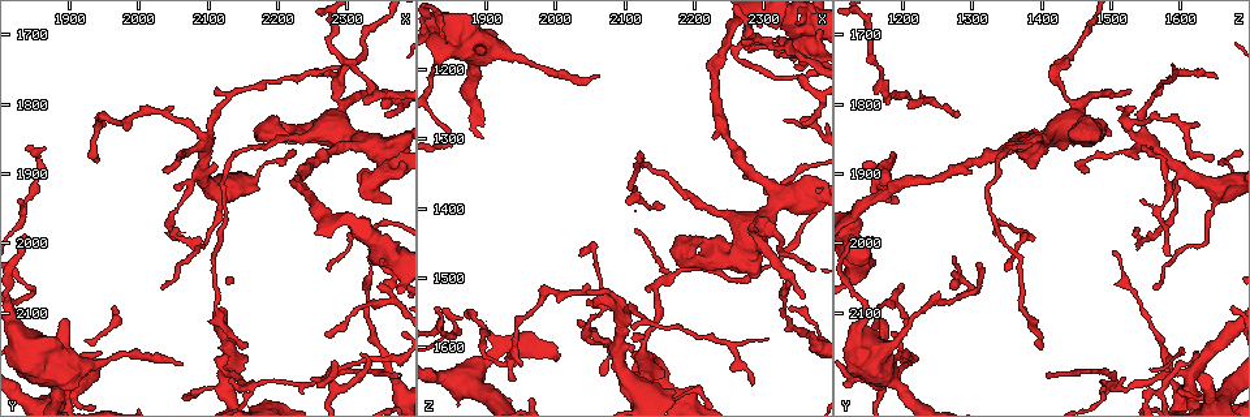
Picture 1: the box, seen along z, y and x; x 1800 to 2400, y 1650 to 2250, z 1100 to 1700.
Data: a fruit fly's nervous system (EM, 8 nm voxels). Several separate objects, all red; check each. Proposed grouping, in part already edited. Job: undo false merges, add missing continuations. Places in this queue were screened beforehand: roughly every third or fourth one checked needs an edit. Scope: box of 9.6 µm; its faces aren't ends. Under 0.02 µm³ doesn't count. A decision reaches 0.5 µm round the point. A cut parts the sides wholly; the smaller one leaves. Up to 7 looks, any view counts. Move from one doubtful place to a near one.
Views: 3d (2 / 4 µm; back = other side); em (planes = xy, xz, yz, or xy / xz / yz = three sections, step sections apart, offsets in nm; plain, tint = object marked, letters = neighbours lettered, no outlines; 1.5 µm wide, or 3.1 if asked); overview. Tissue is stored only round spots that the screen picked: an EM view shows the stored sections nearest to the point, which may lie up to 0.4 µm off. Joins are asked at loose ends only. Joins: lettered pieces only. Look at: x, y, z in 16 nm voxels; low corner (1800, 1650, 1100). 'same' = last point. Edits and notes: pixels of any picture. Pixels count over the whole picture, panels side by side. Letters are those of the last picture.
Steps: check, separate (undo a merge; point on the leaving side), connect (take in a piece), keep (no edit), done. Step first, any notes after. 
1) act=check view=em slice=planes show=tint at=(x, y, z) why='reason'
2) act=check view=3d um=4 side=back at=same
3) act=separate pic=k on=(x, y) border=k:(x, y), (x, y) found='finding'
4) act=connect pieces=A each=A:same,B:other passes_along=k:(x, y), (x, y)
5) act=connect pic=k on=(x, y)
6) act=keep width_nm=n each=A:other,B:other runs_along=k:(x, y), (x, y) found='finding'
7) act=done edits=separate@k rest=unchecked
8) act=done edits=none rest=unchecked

act=check view=em slice=xz step=4 show=letters at=(2260, 2195, 1170) why='abrupt turn'

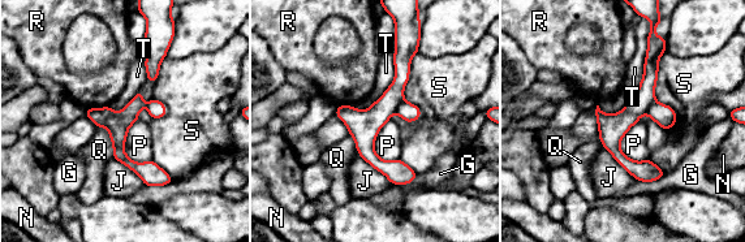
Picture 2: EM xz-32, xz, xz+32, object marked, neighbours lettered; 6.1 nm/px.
act=separate pic=2 on=(364, 125) width_nm=150 longest_contact=S:500nm each=G:other,J:other,N:other,P:other,Q:other,R:other,S:other,T:other found='two neurons meet here'

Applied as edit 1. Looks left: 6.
act=check view=em slice=planes show=tint at=(2335, 1910, 1170) why='branch point'

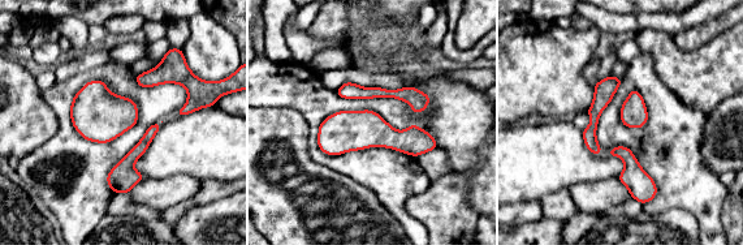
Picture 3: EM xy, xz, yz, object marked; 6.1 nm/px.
act=check view=em slice=planes show=letters at=same

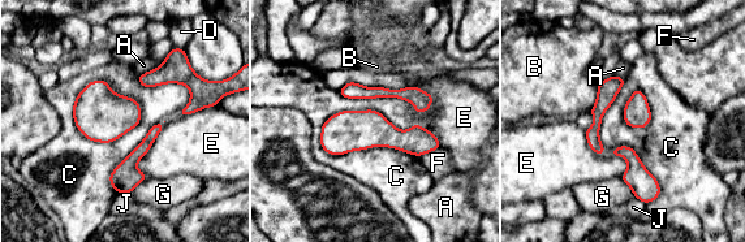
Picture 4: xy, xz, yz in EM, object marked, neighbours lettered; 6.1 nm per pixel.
act=keep each=A:other,B:other,C:other,D:other,E:other,F:other,G:other,J:other border=4:(321, 125), (327, 152), (418, 156) found='one neuron here'

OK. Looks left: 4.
act=check view=em slice=yz step=8 show=tint at=(2155, 2150, 1390) why='branch stops here'

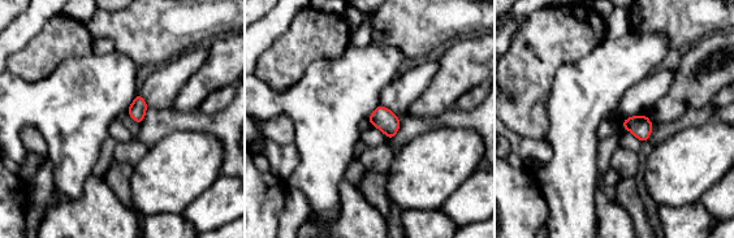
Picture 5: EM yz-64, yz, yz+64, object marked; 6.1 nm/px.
act=check view=em slice=planes show=letters at=same

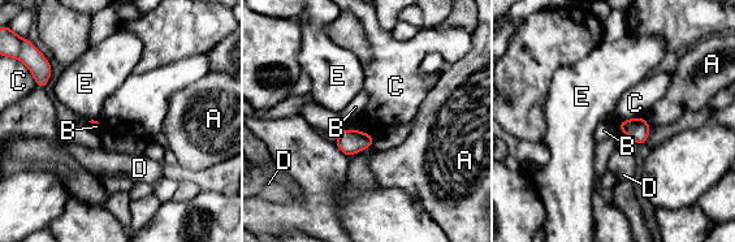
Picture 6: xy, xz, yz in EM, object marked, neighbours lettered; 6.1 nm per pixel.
act=keep each=A:other,B:other,C:other,D:other,E:other border=6:(643, 116), (626, 119), (618, 128) found='no lettered piece goes on from it'

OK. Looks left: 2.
act=done edits=separate@2 rest=unchecked

